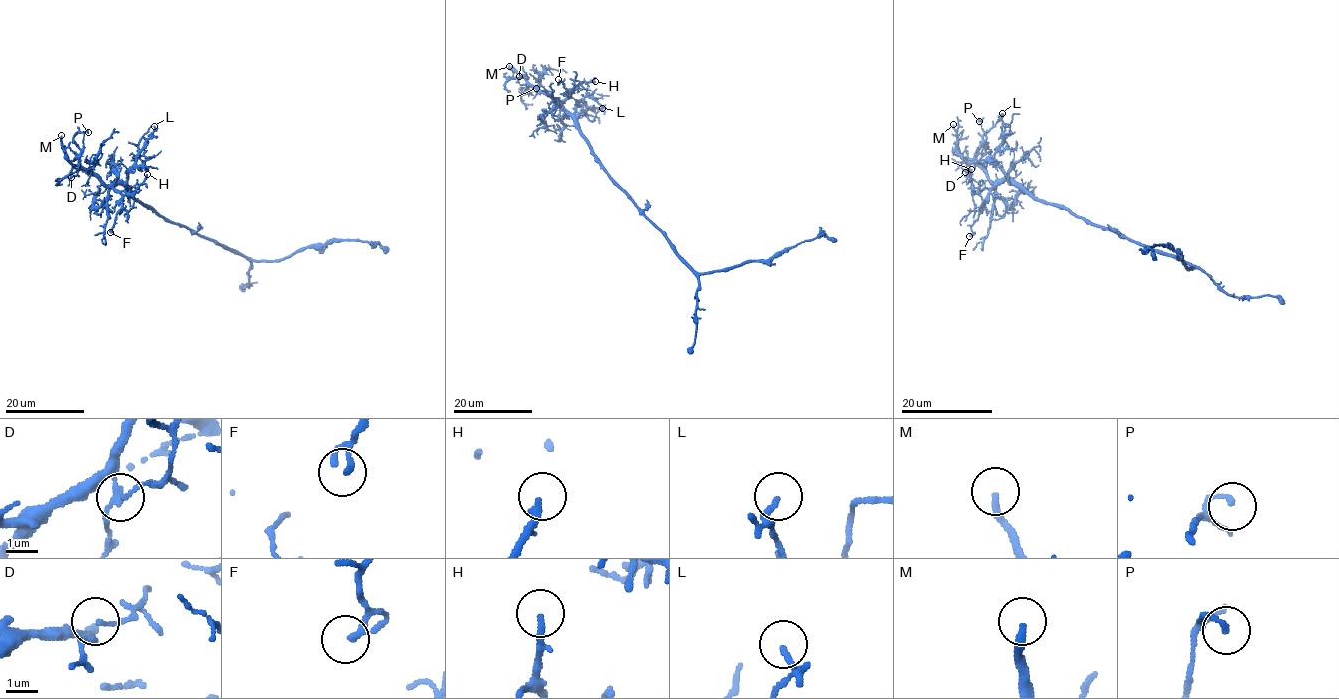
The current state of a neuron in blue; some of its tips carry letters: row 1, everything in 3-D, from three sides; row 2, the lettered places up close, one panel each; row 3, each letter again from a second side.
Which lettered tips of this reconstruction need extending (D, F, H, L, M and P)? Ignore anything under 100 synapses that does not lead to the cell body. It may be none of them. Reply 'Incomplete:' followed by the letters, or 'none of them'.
Incomplete: M

